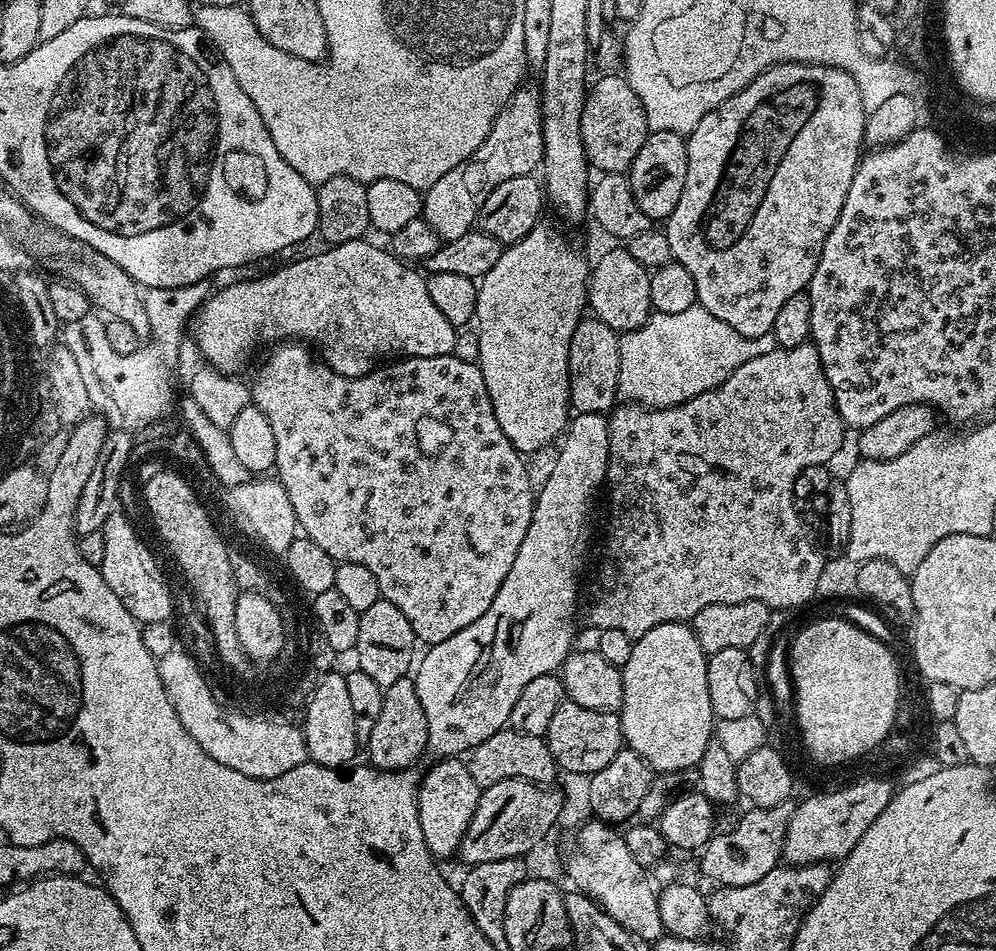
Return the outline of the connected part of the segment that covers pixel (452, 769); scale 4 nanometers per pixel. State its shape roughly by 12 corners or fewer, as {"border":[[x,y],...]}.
{"border":[[463,759],[420,781],[418,822],[433,857],[455,857],[482,789]]}

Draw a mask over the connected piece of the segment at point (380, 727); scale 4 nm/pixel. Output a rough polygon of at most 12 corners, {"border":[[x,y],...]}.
{"border":[[415,679],[384,689],[366,742],[384,772],[425,755],[426,714]]}

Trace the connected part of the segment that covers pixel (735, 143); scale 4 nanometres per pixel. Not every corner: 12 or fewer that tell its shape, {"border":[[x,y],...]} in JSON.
{"border":[[774,64],[687,133],[662,231],[765,336],[862,159],[858,82]]}

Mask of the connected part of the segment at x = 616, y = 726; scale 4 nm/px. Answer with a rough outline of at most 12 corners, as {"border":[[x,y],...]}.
{"border":[[565,698],[550,721],[557,765],[584,778],[625,747],[619,715]]}

